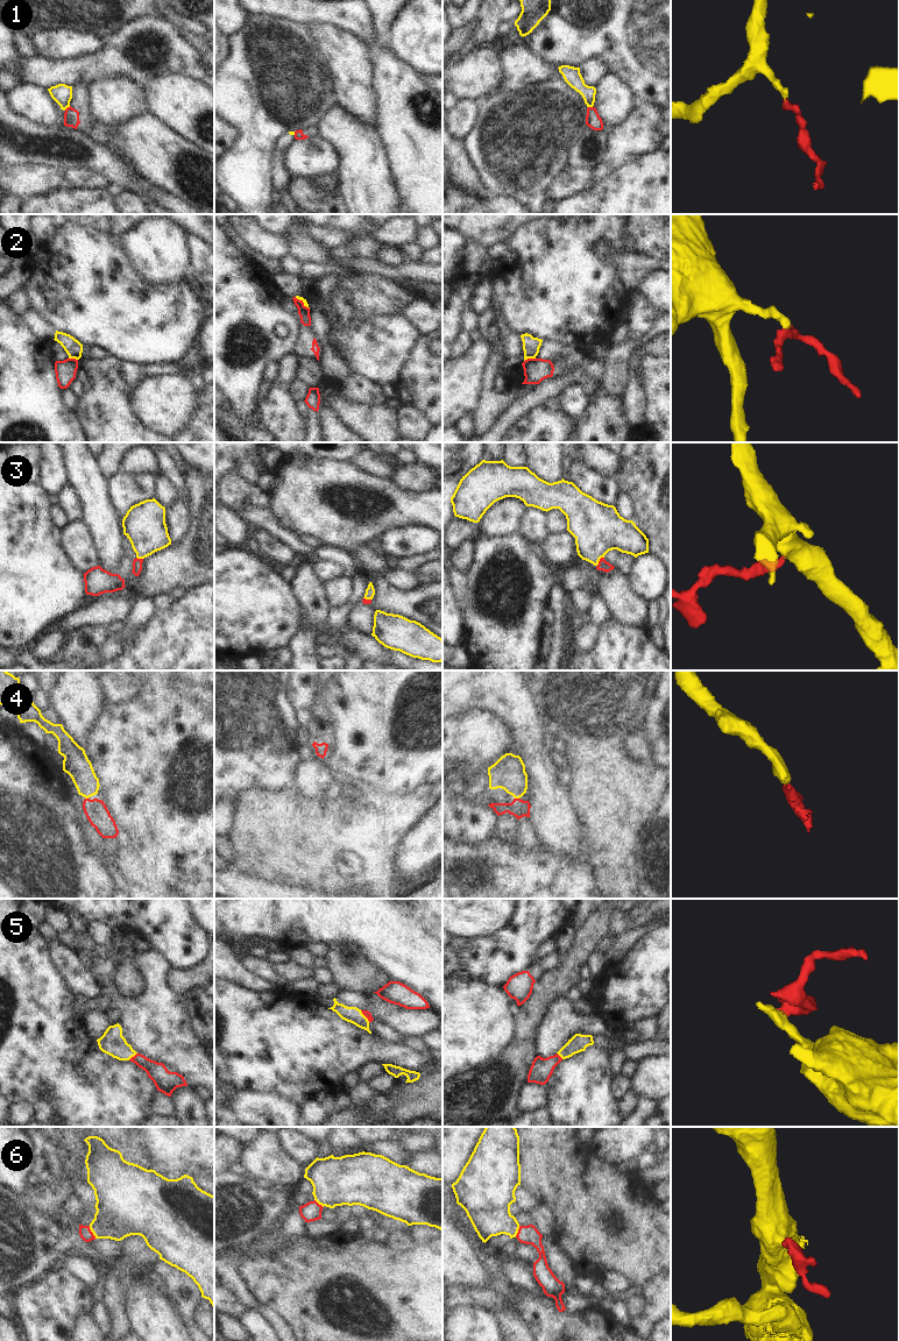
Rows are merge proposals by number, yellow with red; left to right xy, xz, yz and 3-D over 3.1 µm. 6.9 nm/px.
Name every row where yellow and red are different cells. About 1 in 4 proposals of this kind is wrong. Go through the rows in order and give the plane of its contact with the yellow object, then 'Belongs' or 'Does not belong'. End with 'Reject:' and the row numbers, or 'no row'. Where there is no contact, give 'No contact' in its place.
1: Touches yellow in xy. Does not belong
2: Touches yellow in yz. Does not belong
3: Touches yellow in yz. Belongs
4: Touches yellow in yz. Belongs
5: Touches yellow in xy. Belongs
6: Touches yellow in xy. Belongs
Reject: 1, 2

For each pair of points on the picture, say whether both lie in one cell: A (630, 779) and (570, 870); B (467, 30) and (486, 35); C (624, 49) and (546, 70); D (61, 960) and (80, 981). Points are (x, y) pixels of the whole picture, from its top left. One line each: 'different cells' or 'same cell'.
A: different cells
B: different cells
C: different cells
D: same cell

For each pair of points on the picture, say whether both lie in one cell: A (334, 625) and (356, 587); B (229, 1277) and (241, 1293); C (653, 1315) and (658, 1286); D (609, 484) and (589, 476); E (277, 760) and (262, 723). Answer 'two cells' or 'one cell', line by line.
A: one cell
B: one cell
C: one cell
D: one cell
E: one cell

